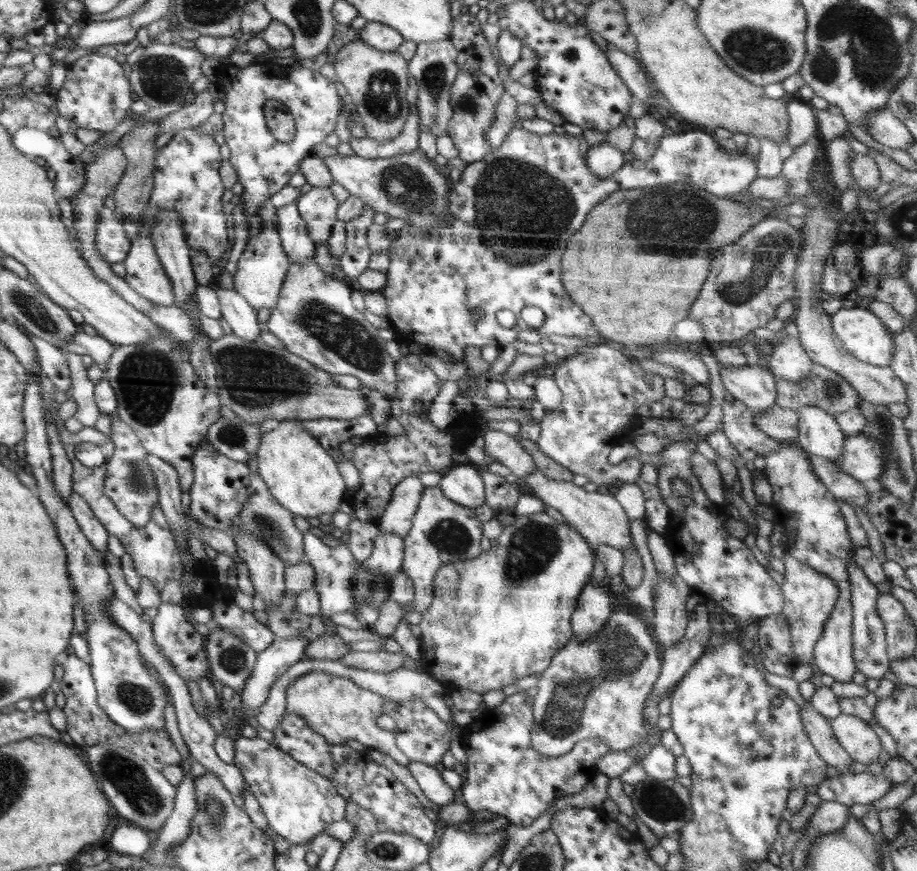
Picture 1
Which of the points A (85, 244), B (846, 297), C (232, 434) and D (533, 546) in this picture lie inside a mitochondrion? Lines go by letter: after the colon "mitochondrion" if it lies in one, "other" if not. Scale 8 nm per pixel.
A: other
B: other
C: mitochondrion
D: mitochondrion

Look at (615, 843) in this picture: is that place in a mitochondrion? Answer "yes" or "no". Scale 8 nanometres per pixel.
no

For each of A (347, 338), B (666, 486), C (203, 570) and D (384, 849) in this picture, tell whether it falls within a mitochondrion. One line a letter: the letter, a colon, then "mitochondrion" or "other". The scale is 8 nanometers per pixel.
A: mitochondrion
B: mitochondrion
C: other
D: mitochondrion

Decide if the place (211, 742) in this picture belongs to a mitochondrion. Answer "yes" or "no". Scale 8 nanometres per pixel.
no

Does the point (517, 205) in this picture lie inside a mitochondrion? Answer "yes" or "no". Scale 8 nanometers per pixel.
yes

